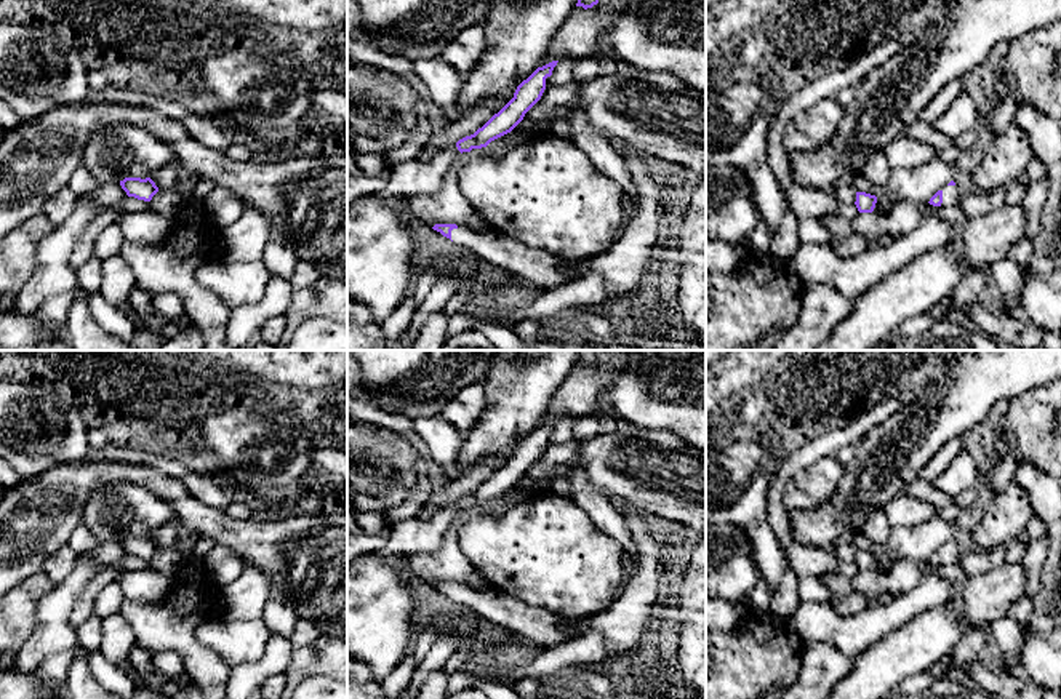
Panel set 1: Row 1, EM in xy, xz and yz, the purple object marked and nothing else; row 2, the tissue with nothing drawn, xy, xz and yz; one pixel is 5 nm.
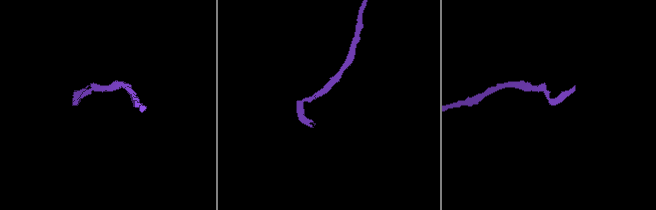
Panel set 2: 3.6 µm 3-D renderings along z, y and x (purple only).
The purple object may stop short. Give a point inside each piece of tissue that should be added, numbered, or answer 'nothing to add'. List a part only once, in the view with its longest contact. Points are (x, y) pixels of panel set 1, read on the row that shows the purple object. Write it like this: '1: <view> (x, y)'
1: yz (861, 184)

